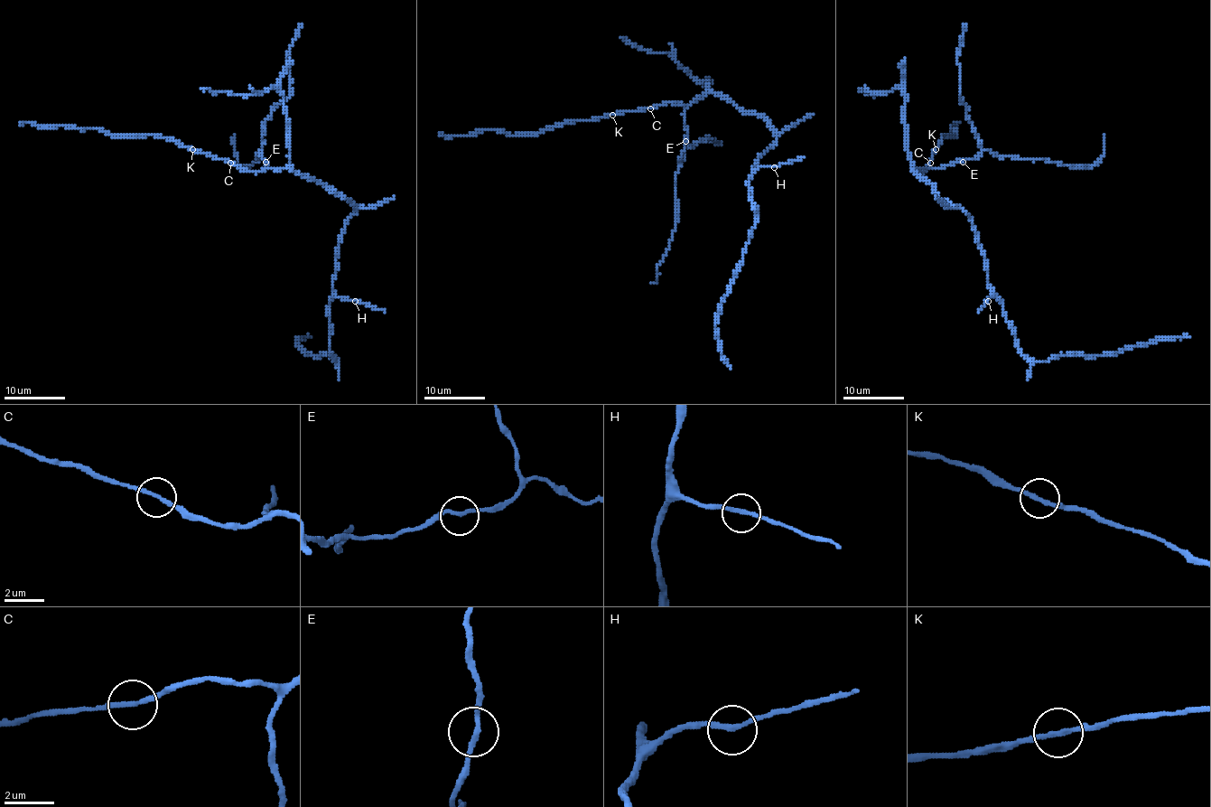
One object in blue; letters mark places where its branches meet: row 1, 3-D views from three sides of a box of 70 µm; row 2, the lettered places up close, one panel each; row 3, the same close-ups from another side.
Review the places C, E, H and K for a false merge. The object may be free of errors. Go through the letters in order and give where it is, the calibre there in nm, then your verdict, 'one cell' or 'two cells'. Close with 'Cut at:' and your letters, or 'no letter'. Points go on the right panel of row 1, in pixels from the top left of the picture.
C: at (930, 163); 200 nm thick; one cell
E: at (963, 162); 200 nm thick; one cell
H: at (988, 301); 200 nm thick; one cell
K: at (936, 149); 200 nm thick; one cell
Cut at: no letter

